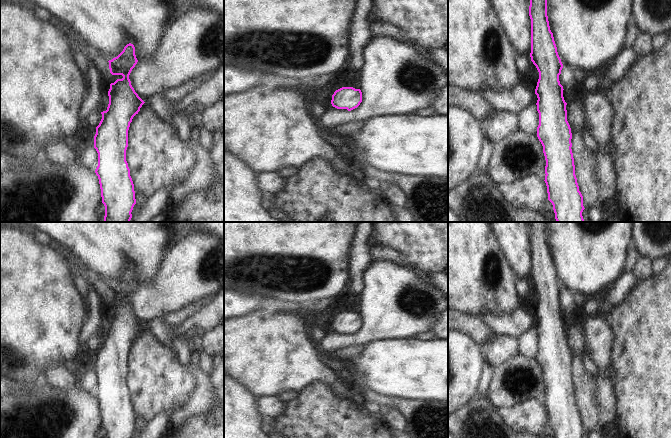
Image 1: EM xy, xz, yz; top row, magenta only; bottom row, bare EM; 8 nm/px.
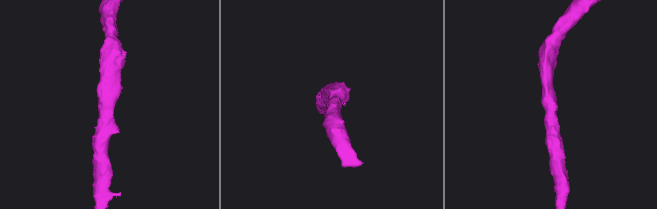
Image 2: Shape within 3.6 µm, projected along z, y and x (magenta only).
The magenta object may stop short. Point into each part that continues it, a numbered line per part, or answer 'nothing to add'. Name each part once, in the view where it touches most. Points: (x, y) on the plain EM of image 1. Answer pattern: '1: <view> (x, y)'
nothing to add

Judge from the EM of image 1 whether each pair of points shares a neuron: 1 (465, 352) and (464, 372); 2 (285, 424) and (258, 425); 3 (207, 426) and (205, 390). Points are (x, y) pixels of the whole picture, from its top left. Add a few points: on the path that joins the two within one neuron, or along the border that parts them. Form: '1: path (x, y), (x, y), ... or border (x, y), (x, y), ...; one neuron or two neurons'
1: path (464, 357), (464, 367); one neuron
2: border (266, 419), (269, 427); two neurons
3: border (213, 407), (204, 414), (190, 416), (184, 421); two neurons

